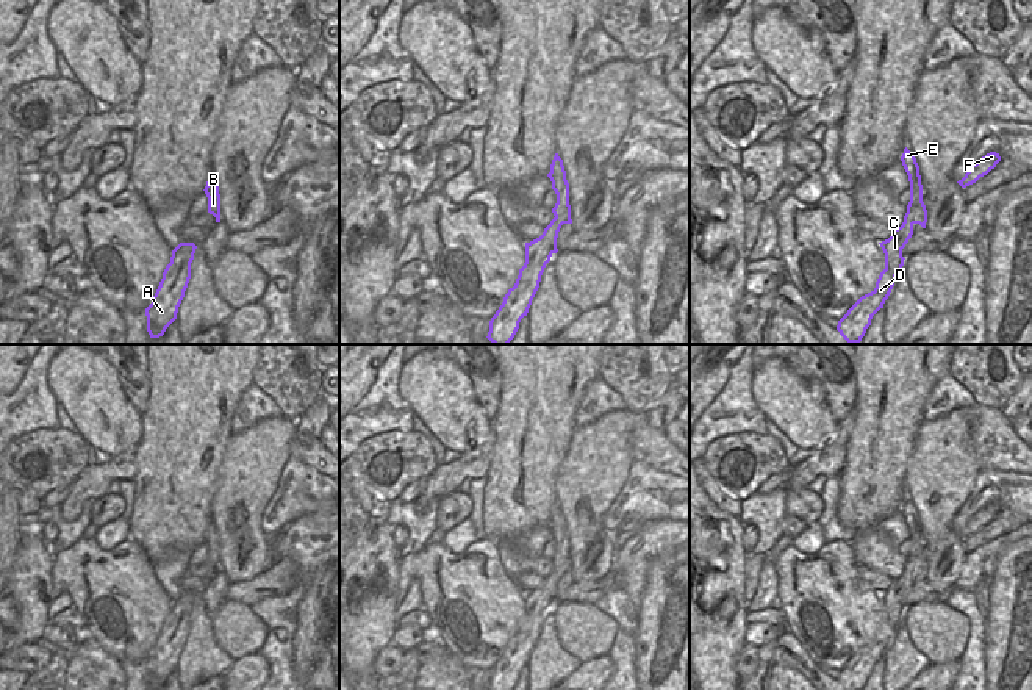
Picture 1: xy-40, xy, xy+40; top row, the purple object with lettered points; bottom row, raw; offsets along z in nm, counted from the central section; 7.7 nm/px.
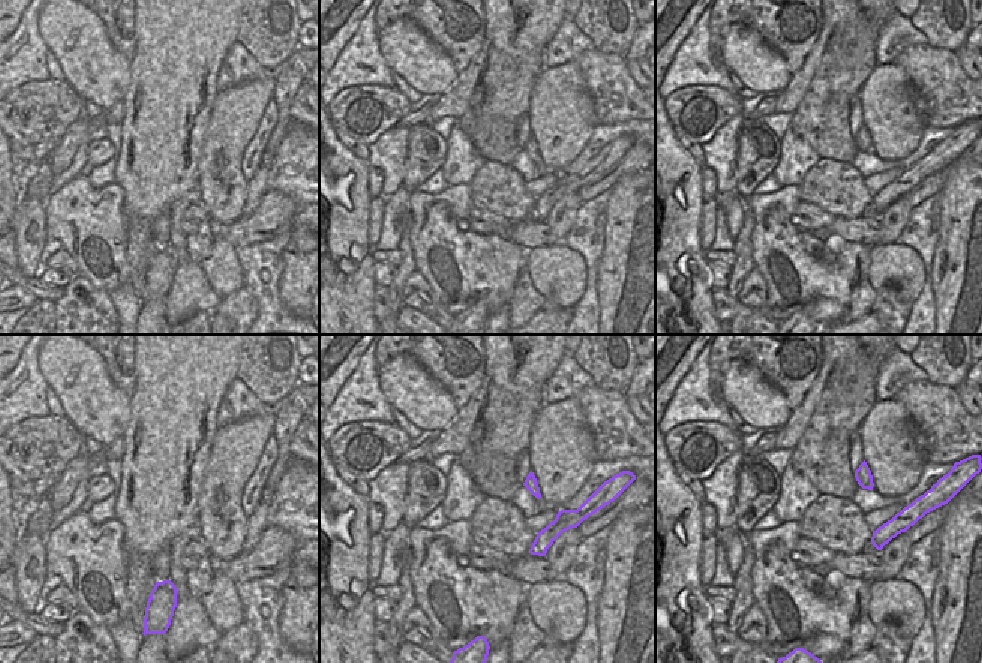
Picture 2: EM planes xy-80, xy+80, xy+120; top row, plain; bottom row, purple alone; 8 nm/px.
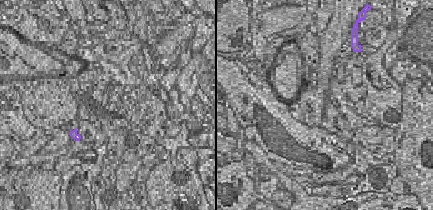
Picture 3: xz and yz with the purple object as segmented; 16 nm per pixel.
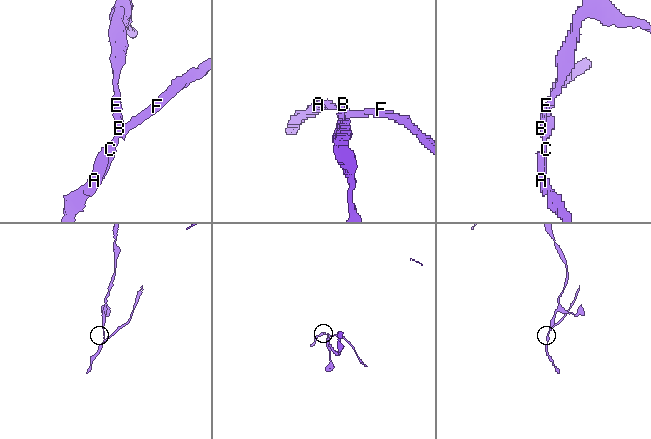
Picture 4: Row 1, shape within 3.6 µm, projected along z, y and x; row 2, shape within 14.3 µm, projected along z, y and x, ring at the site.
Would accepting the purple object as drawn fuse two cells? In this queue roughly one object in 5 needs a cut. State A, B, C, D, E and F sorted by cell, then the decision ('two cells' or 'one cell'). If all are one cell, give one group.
groups A C D F / B E; two cells

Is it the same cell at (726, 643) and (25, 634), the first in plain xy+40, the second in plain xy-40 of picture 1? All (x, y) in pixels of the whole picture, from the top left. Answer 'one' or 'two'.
one

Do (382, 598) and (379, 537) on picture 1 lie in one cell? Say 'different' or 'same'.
same

